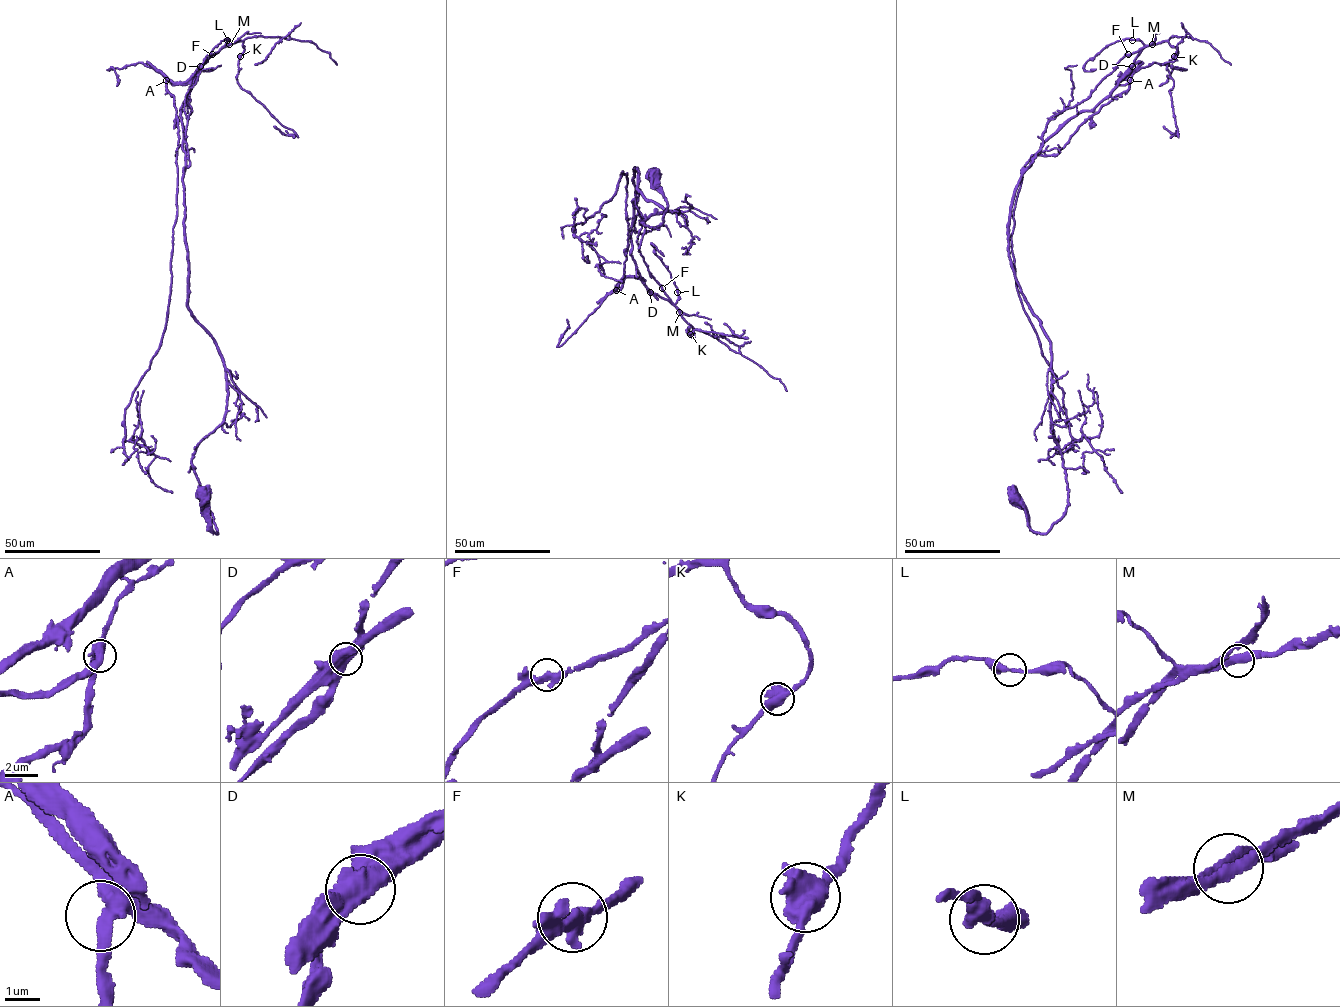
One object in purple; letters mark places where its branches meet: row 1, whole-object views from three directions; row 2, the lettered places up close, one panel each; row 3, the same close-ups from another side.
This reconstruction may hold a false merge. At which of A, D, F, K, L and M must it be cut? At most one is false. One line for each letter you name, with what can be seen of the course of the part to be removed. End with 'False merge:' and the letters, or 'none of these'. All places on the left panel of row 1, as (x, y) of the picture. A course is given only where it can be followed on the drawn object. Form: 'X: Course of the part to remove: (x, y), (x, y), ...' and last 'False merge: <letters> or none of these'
D: Course of the part to remove: (200, 66), (188, 79), (174, 82), (146, 61)
False merge: D

